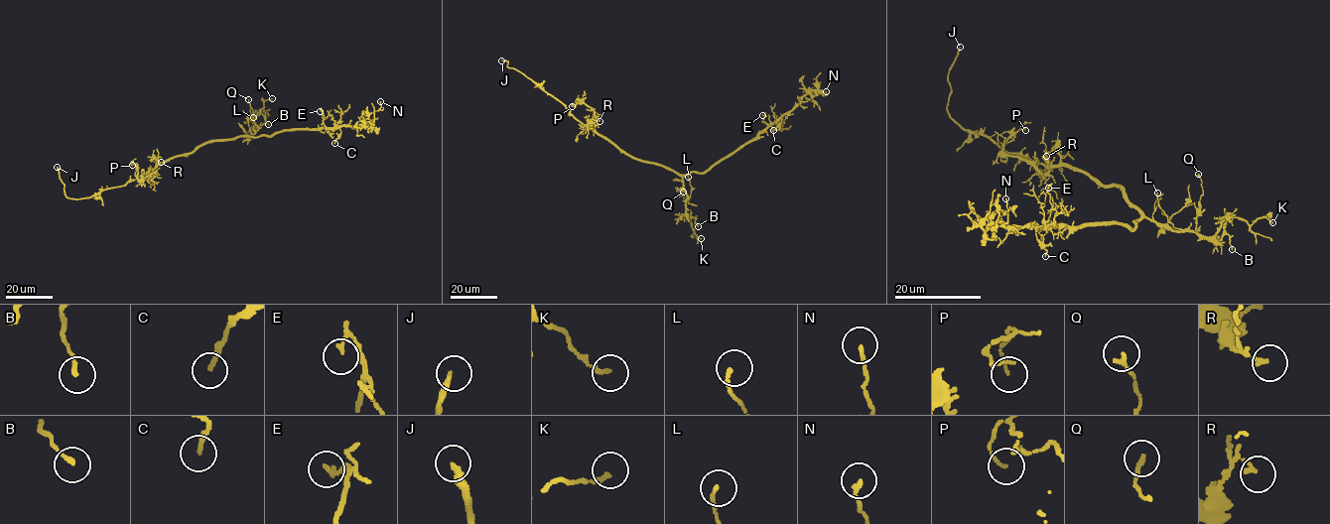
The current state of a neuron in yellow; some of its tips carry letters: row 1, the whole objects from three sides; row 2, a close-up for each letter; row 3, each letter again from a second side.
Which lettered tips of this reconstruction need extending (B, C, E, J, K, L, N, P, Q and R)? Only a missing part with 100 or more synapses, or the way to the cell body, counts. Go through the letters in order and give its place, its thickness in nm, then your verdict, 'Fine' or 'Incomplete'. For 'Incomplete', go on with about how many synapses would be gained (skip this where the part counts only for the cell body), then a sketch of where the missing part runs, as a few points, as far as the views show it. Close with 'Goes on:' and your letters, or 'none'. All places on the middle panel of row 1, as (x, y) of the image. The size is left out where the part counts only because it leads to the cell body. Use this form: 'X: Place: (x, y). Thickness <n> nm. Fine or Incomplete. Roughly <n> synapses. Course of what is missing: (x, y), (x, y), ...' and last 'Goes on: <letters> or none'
B: Place: (698, 226). Thickness 160 nm. Fine
C: Place: (773, 130). Thickness 170 nm. Fine
E: Place: (762, 115). Thickness 110 nm. Fine
J: Place: (501, 61). Thickness 240 nm. Incomplete
K: Place: (701, 238). Thickness 200 nm. Fine
L: Place: (688, 177). Thickness 130 nm. Fine
N: Place: (826, 91). Thickness 130 nm. Fine
P: Place: (572, 106). Thickness 90 nm. Fine
Q: Place: (683, 192). Thickness 160 nm. Fine
R: Place: (599, 121). Thickness 100 nm. Fine
Goes on: J

